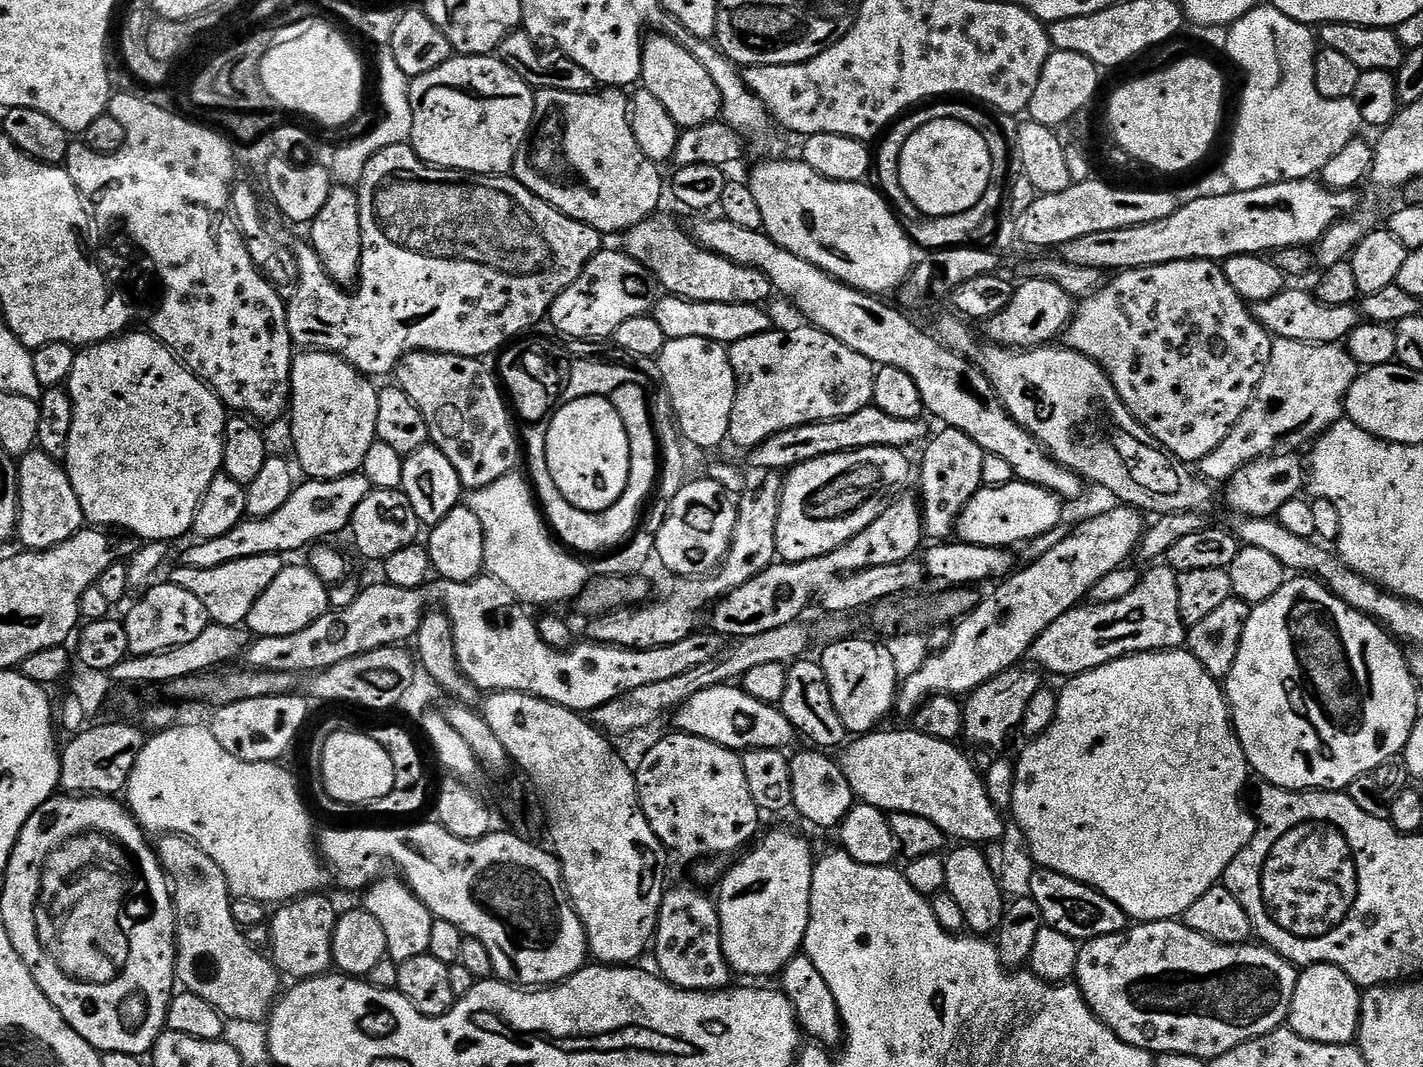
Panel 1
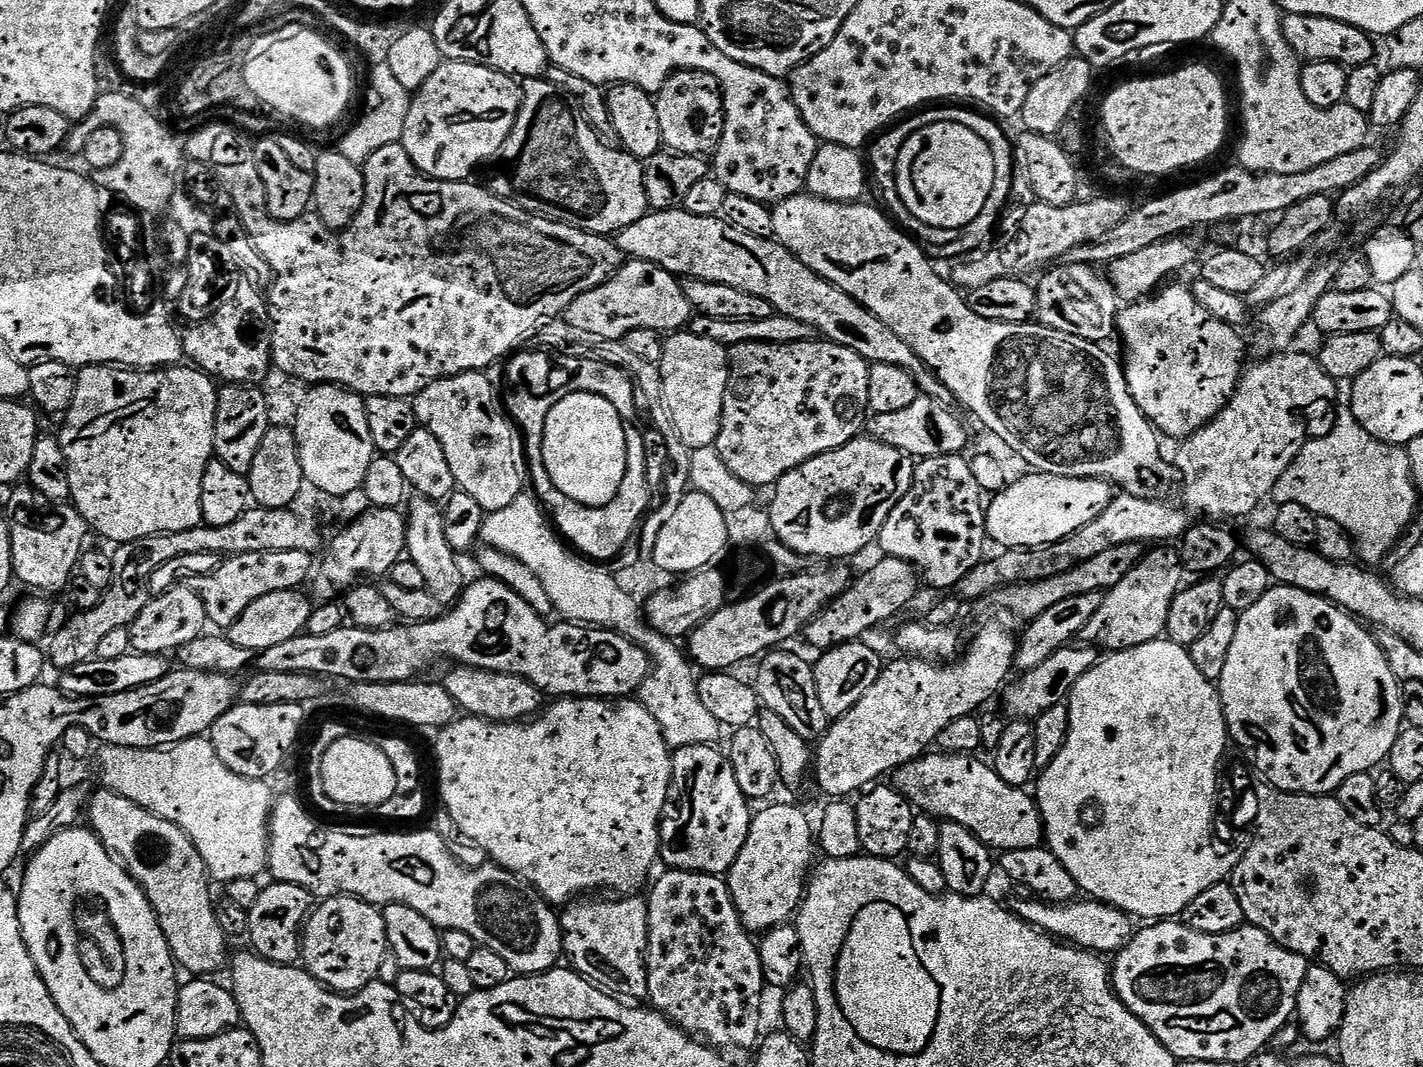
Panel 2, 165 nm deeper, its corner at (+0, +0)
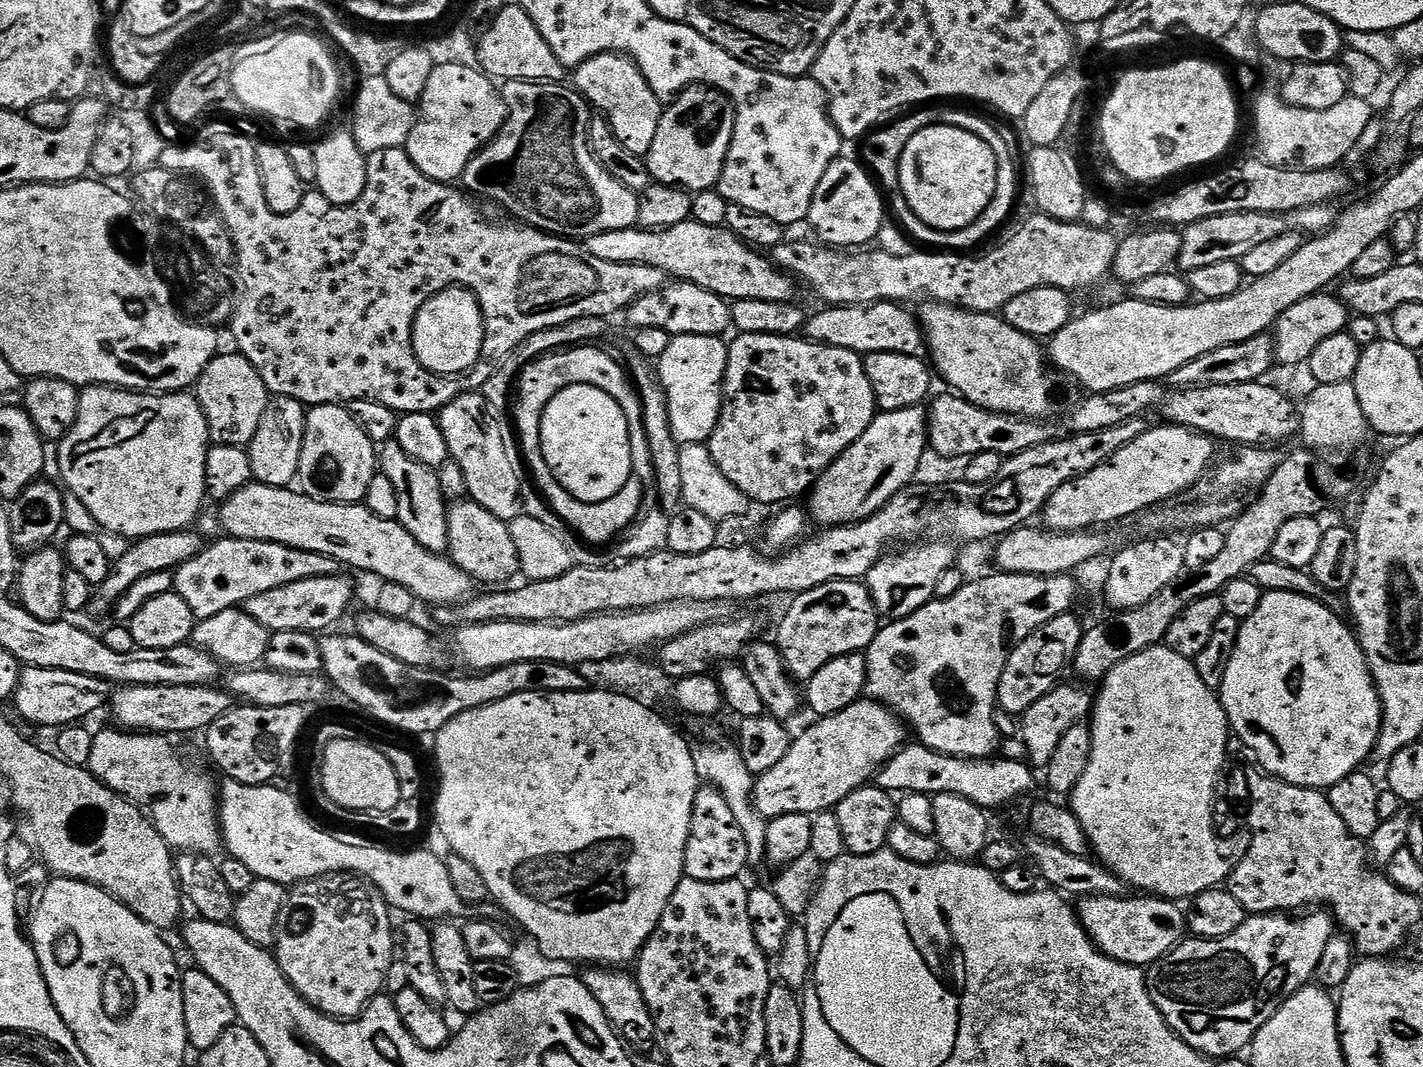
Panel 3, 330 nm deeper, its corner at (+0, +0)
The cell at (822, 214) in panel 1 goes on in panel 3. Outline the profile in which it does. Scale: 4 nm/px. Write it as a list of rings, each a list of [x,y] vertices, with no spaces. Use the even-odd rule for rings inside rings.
[[[935,302],[921,303],[919,305],[919,308],[920,308],[920,312],[918,311],[918,319],[920,322],[920,327],[923,328],[923,330],[924,330],[926,348],[927,348],[927,351],[930,353],[930,356],[931,356],[931,352],[932,352],[933,361],[931,360],[931,363],[934,365],[934,368],[935,368],[934,363],[936,363],[937,369],[935,368],[935,371],[938,373],[938,376],[939,376],[938,371],[940,371],[941,378],[944,379],[945,382],[948,383],[950,387],[952,387],[949,389],[951,389],[951,391],[953,393],[963,396],[965,400],[970,401],[970,403],[972,403],[974,406],[978,406],[979,408],[985,408],[986,410],[990,410],[991,412],[1004,412],[1004,413],[1006,413],[1007,416],[1022,416],[1026,420],[1043,420],[1045,418],[1051,417],[1050,414],[1052,412],[1052,407],[1054,407],[1056,404],[1056,380],[1054,377],[1051,376],[1050,373],[1048,373],[1048,368],[1050,369],[1050,364],[1049,364],[1049,361],[1046,359],[1045,349],[1043,347],[1039,348],[1039,346],[1036,345],[1039,343],[1037,343],[1037,341],[1035,339],[1033,339],[1033,337],[1027,336],[1026,334],[1022,334],[1018,330],[1014,330],[1014,326],[1010,326],[1009,324],[1006,323],[1006,321],[1003,320],[1003,318],[1001,318],[999,315],[996,315],[996,314],[989,314],[987,312],[966,312],[966,311],[964,311],[963,308],[954,308],[950,304],[937,304]]]

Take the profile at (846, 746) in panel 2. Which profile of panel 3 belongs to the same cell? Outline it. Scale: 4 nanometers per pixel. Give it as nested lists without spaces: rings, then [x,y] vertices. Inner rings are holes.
[[[867,698],[855,700],[853,704],[846,706],[846,710],[833,716],[821,716],[812,723],[816,724],[810,725],[801,736],[797,735],[793,739],[790,750],[786,750],[786,758],[782,758],[782,762],[778,762],[774,770],[755,777],[752,785],[752,805],[765,821],[786,814],[812,816],[818,812],[835,810],[842,798],[846,798],[846,794],[871,785],[880,768],[906,743],[906,728],[896,713]]]

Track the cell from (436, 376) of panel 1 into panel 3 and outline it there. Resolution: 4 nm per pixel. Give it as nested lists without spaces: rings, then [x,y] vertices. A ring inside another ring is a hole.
[[[478,391],[463,392],[458,398],[454,398],[454,402],[450,402],[440,409],[438,419],[442,426],[442,434],[446,438],[449,457],[454,462],[458,462],[458,466],[462,466],[462,474],[466,474],[466,486],[471,503],[482,506],[490,514],[494,514],[494,518],[505,522],[511,522],[514,518],[521,516],[524,511],[524,493],[526,491],[526,485],[524,485],[526,464],[523,459],[516,460],[514,458],[515,442],[517,443],[518,440],[514,435],[514,428],[509,417],[507,420],[504,414],[492,408],[490,402],[486,402],[483,391]]]

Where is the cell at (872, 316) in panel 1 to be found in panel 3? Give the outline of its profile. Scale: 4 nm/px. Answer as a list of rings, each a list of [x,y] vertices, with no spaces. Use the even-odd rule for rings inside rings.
[[[691,218],[663,230],[647,230],[637,226],[594,234],[583,241],[582,247],[594,258],[602,258],[602,262],[652,266],[662,270],[665,277],[697,284],[729,302],[765,300],[787,304],[793,299],[792,277],[787,272],[781,272],[767,255],[743,244],[727,227],[702,226]]]

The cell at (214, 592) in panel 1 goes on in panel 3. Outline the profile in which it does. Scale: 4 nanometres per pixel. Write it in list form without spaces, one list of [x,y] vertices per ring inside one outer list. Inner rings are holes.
[[[223,539],[212,542],[217,544],[209,543],[203,552],[178,569],[180,597],[186,606],[190,606],[197,621],[214,618],[214,614],[222,614],[222,610],[240,608],[254,598],[254,594],[266,594],[266,590],[278,590],[278,586],[302,582],[306,578],[331,576],[338,568],[336,561],[322,554],[303,552],[274,542]]]

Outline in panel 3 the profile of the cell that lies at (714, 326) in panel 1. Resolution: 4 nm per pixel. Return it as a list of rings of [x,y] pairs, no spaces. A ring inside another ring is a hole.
[[[883,300],[877,304],[855,304],[854,306],[824,306],[807,317],[803,335],[814,344],[825,344],[842,350],[867,354],[906,354],[923,357],[926,352],[924,330],[919,319],[907,312],[904,304],[893,304]]]

